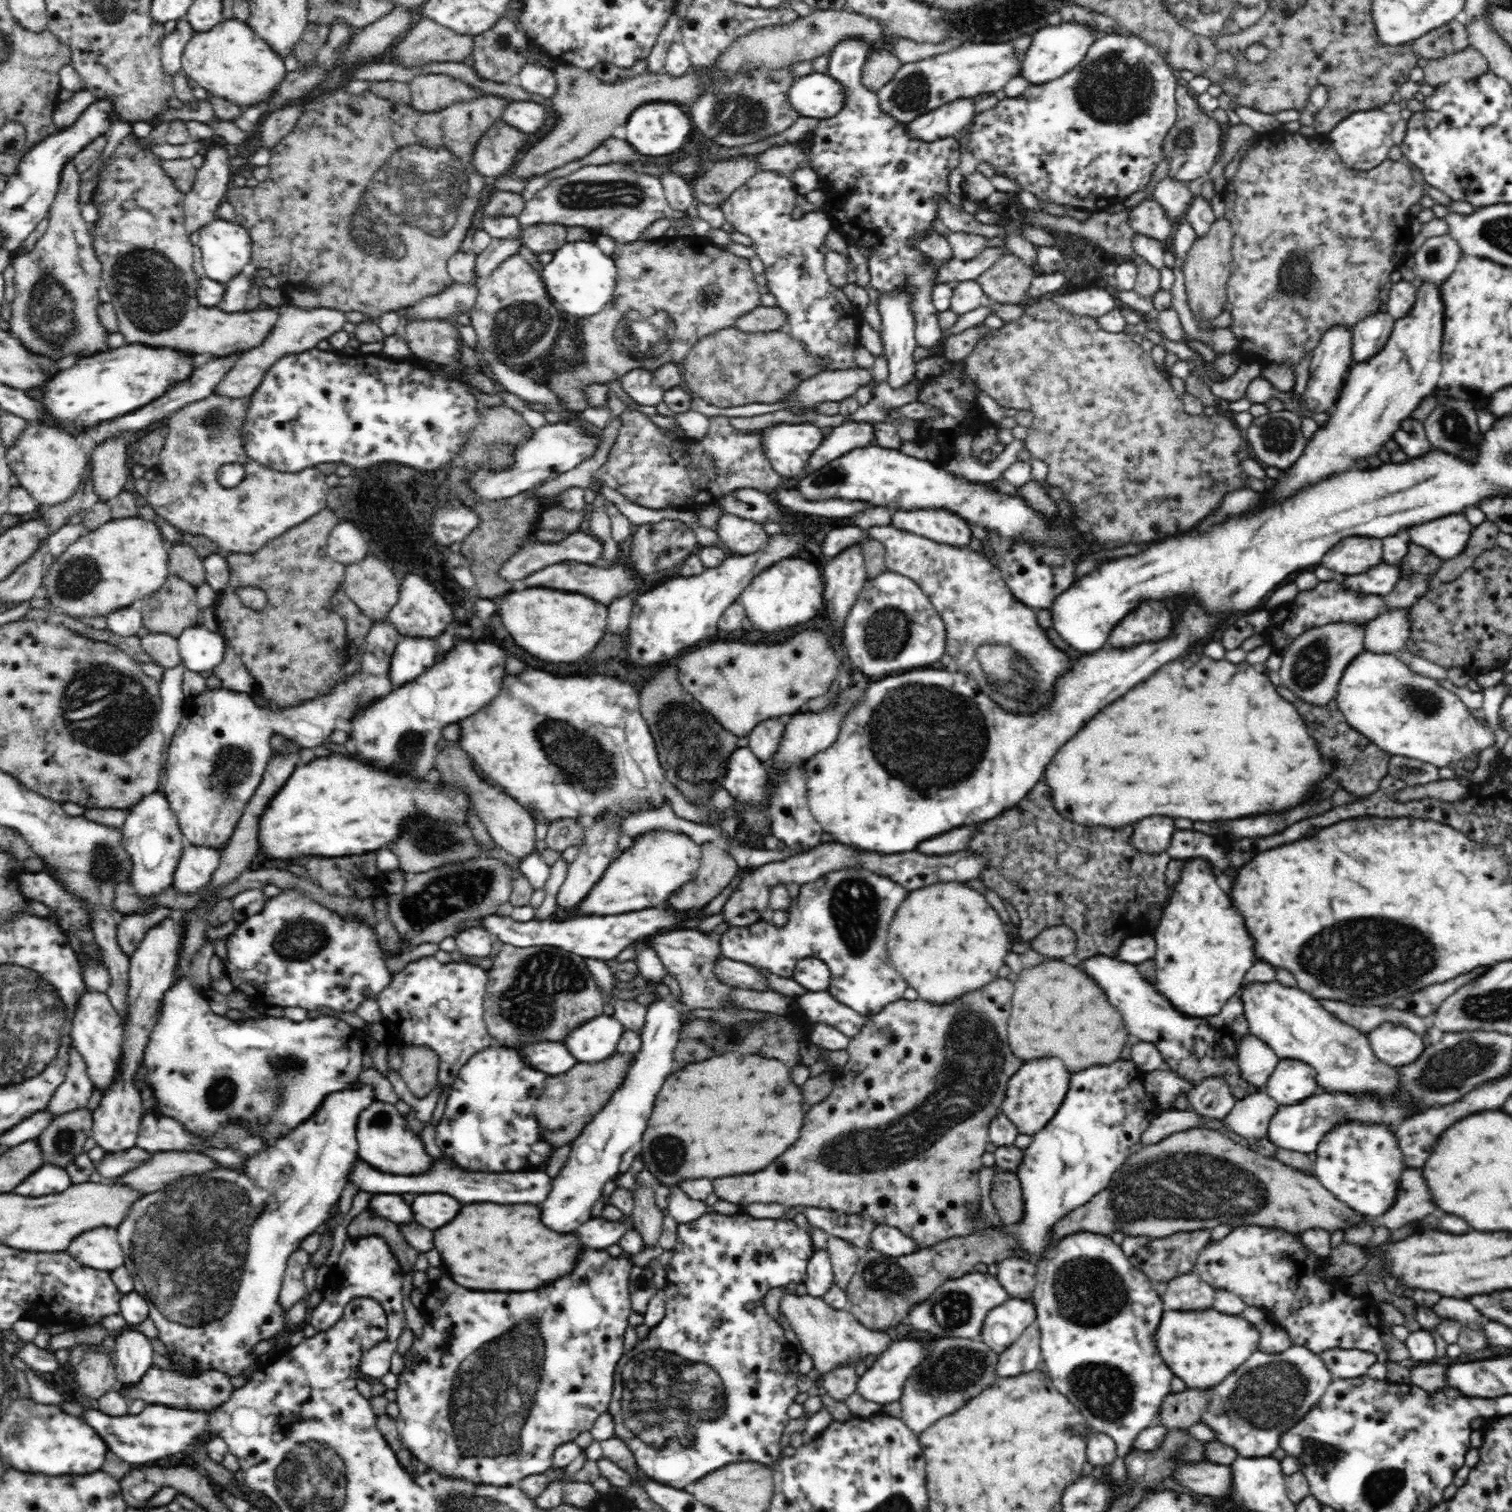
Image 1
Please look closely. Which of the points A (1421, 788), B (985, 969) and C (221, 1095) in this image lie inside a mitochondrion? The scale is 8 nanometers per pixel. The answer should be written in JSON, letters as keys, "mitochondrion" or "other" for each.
{"A":"other","B":"other","C":"mitochondrion"}

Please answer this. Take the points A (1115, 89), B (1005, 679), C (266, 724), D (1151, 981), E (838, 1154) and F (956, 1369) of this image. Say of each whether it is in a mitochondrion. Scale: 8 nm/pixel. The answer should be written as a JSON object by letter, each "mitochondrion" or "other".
{"A":"mitochondrion","B":"mitochondrion","C":"other","D":"other","E":"mitochondrion","F":"mitochondrion"}

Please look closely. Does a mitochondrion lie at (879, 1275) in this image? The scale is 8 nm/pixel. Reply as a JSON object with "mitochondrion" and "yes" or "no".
{"mitochondrion":"yes"}

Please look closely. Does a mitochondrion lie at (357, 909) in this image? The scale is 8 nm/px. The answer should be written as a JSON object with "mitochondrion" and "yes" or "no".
{"mitochondrion":"no"}

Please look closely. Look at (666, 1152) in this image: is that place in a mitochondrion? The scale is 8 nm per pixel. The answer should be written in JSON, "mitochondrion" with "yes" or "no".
{"mitochondrion":"yes"}

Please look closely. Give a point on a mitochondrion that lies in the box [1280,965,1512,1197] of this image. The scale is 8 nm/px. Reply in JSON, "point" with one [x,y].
{"point":[1448,1069]}

